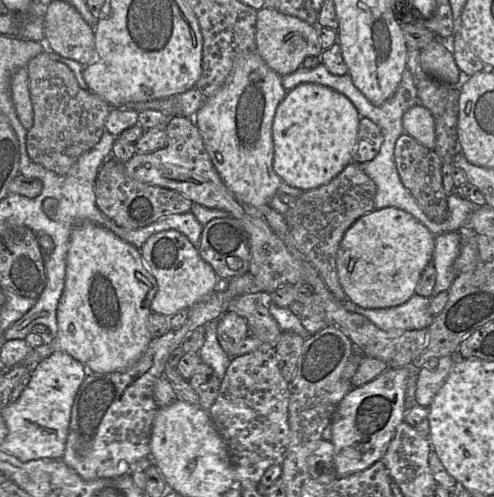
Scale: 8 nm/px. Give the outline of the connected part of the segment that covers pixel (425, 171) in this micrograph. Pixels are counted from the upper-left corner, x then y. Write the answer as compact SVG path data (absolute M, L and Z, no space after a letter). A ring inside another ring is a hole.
M406 133L396 141L394 157L403 185L416 198L422 211L434 222L444 221L448 216L448 204L447 195L443 188L441 158L434 150L426 148Z

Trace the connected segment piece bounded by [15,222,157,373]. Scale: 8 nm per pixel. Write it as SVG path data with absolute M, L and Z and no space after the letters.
M91 222L79 224L70 235L64 289L57 307L57 335L51 342L30 349L28 355L15 366L35 367L54 351L63 350L93 373L128 369L139 360L153 340L149 331L149 317L156 292L156 279L146 266L140 249L123 241L107 228Z

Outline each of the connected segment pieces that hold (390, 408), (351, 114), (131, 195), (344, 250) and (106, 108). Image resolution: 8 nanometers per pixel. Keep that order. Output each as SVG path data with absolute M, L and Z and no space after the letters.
M389 367L372 381L351 388L340 401L333 415L331 437L338 478L361 472L381 460L397 426L404 420L410 373L411 367Z
M320 84L296 86L280 102L273 120L275 173L289 186L303 191L328 184L354 162L360 118L345 95Z
M112 155L98 170L95 180L95 202L99 210L117 226L127 229L145 227L169 214L182 214L191 210L193 202L171 189L139 182L129 177L123 162Z
M385 207L358 218L340 242L336 267L339 283L354 304L366 309L401 305L414 294L428 263L433 262L435 236L412 214Z
M48 49L32 58L27 70L33 107L33 125L26 135L28 155L34 163L66 175L78 158L100 141L111 106L92 91L82 89L70 68L52 59Z

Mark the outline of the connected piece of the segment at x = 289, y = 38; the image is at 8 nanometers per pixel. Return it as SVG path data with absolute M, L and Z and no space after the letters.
M263 7L256 19L257 53L267 66L280 76L295 72L308 56L320 57L324 51L318 29L294 16L283 14L275 9Z

